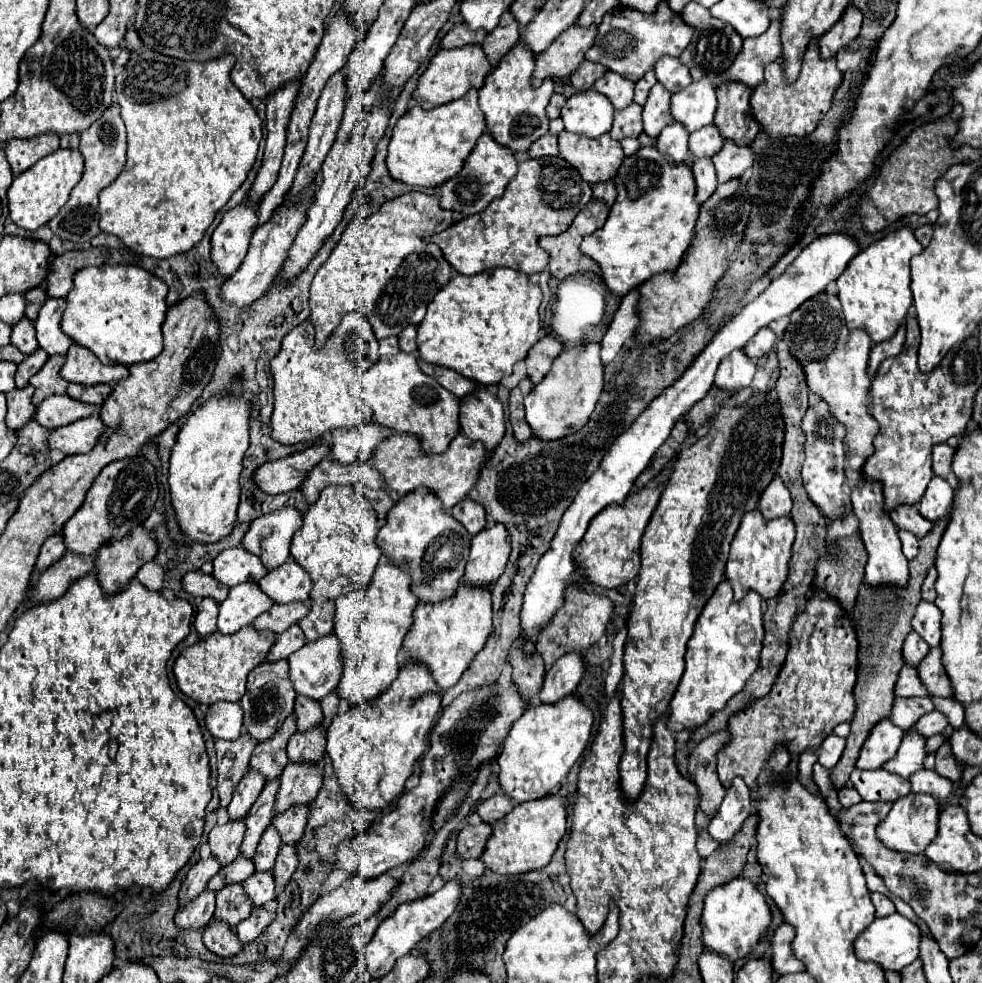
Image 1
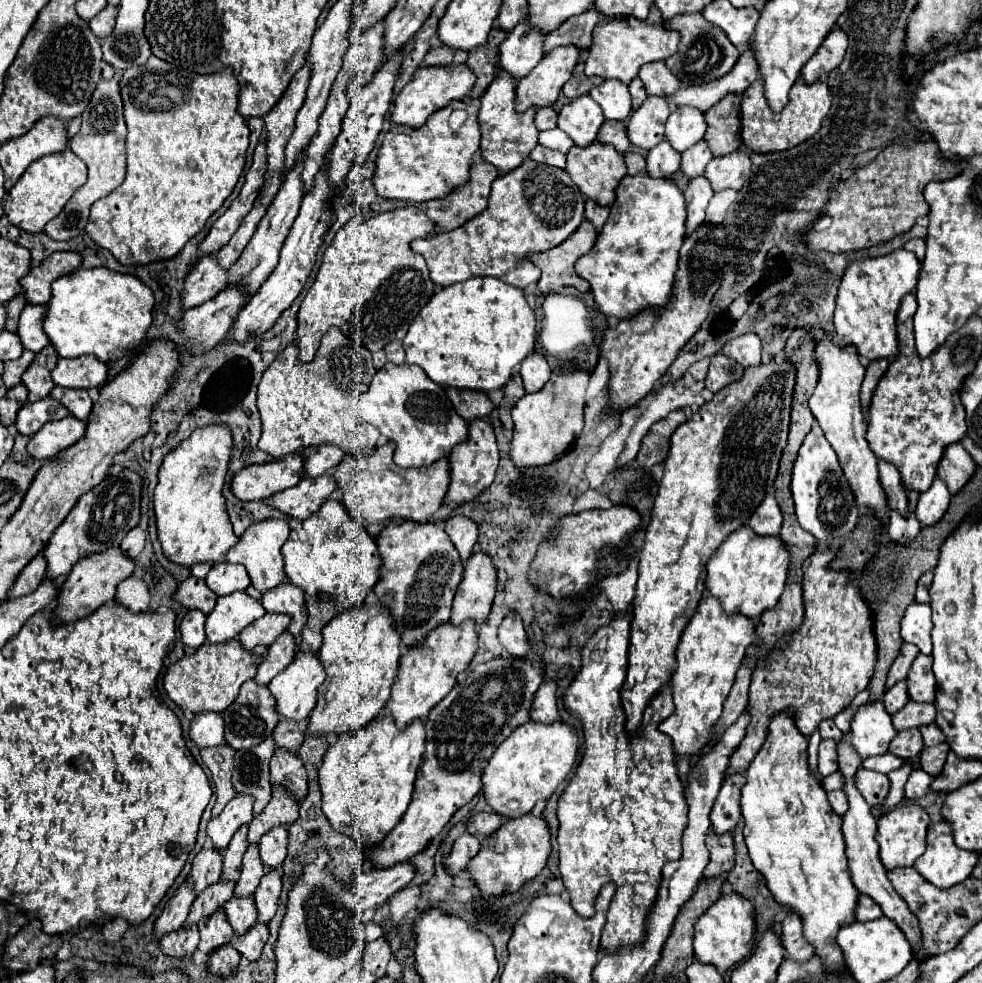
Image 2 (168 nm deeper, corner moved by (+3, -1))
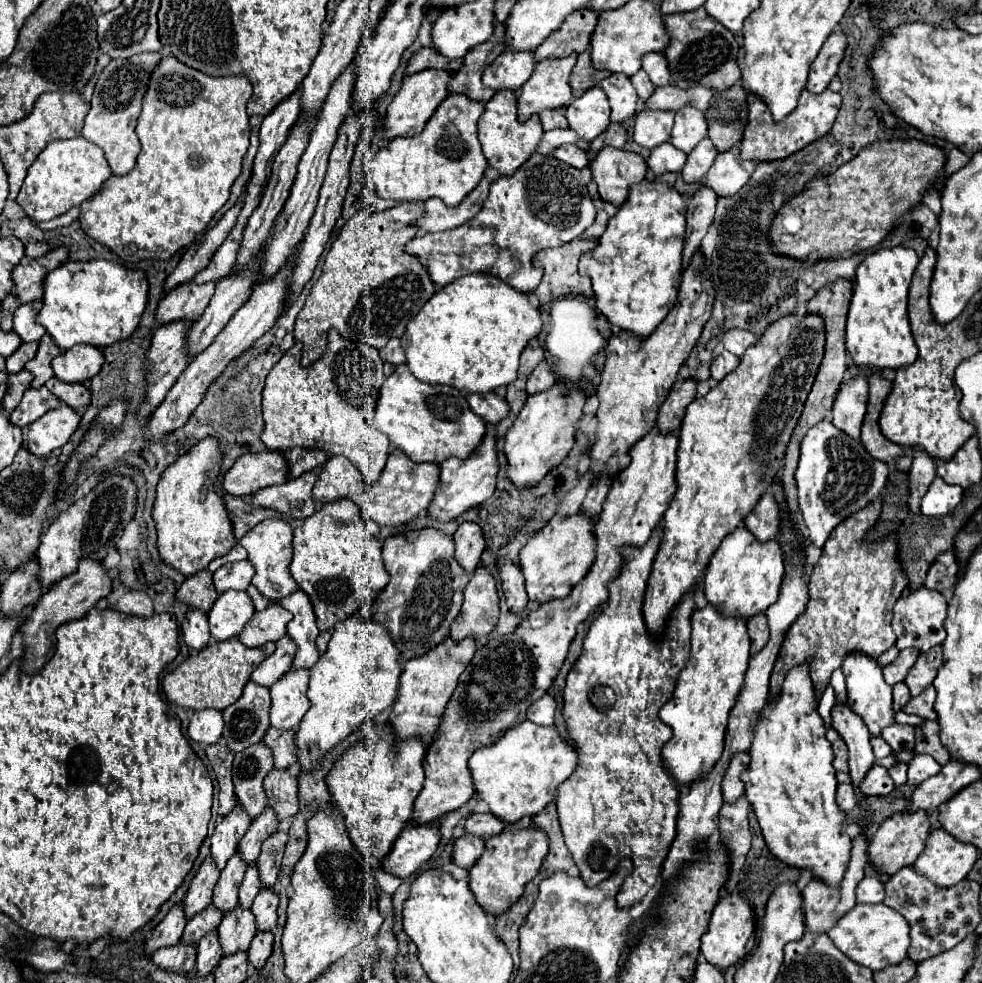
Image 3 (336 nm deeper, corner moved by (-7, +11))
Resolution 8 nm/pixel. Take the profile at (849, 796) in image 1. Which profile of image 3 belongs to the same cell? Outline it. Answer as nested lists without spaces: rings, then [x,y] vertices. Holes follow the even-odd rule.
[[[838,784],[836,802],[838,802],[838,806],[840,806],[842,812],[850,812],[856,806],[856,796],[854,796],[852,784]]]

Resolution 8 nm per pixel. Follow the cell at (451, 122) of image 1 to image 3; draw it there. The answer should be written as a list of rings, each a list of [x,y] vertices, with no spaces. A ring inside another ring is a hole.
[[[464,94],[446,96],[420,134],[390,140],[376,152],[372,162],[364,162],[368,184],[386,200],[424,202],[428,198],[440,198],[446,206],[456,206],[478,186],[488,166],[476,128],[482,112],[484,102],[470,100]]]

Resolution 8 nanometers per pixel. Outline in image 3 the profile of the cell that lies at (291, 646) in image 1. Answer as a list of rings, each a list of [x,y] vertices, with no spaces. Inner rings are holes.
[[[280,638],[276,642],[276,650],[274,654],[270,654],[254,672],[252,672],[252,682],[270,688],[278,678],[282,678],[290,664],[292,664],[292,656],[296,652],[294,642],[290,642],[290,638]]]

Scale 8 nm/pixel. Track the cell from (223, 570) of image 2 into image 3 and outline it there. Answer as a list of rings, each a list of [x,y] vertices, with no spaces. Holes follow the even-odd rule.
[[[248,560],[224,564],[214,572],[214,588],[218,594],[226,590],[246,590],[254,574],[254,566]]]

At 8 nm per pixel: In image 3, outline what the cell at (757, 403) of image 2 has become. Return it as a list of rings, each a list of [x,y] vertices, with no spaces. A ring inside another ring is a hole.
[[[806,314],[804,318],[784,316],[768,326],[768,332],[760,336],[756,346],[750,346],[740,358],[740,366],[720,380],[704,398],[696,398],[682,420],[678,434],[678,490],[662,518],[662,542],[648,578],[644,616],[646,626],[654,636],[660,636],[666,628],[670,610],[678,600],[704,576],[712,554],[728,532],[738,528],[752,512],[760,496],[772,488],[774,478],[782,470],[784,450],[792,436],[792,430],[802,414],[806,396],[814,384],[816,370],[824,358],[824,320],[818,314]]]

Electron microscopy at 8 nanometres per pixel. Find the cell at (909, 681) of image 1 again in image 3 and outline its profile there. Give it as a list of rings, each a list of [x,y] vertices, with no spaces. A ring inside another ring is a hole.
[[[904,682],[896,684],[896,686],[894,686],[894,710],[896,710],[896,712],[902,710],[908,700],[910,700],[910,690],[908,690],[908,686],[906,686]]]

